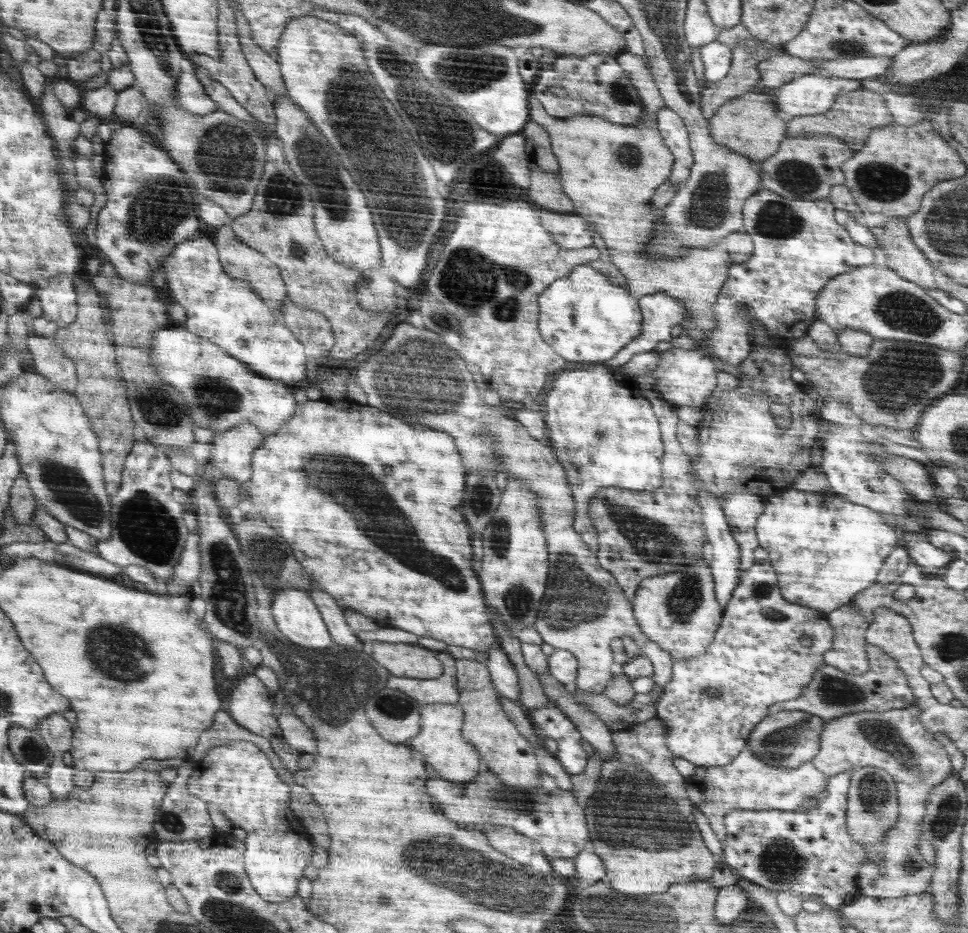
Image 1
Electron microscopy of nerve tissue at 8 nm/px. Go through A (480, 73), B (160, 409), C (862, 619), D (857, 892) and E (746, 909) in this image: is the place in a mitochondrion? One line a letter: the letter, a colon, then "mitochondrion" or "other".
A: mitochondrion
B: mitochondrion
C: other
D: other
E: other

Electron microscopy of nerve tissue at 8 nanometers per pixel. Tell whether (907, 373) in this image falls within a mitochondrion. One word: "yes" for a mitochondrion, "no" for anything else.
yes

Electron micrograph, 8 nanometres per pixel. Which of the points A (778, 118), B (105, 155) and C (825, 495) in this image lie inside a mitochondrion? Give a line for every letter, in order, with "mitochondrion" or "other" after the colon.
A: other
B: other
C: other

